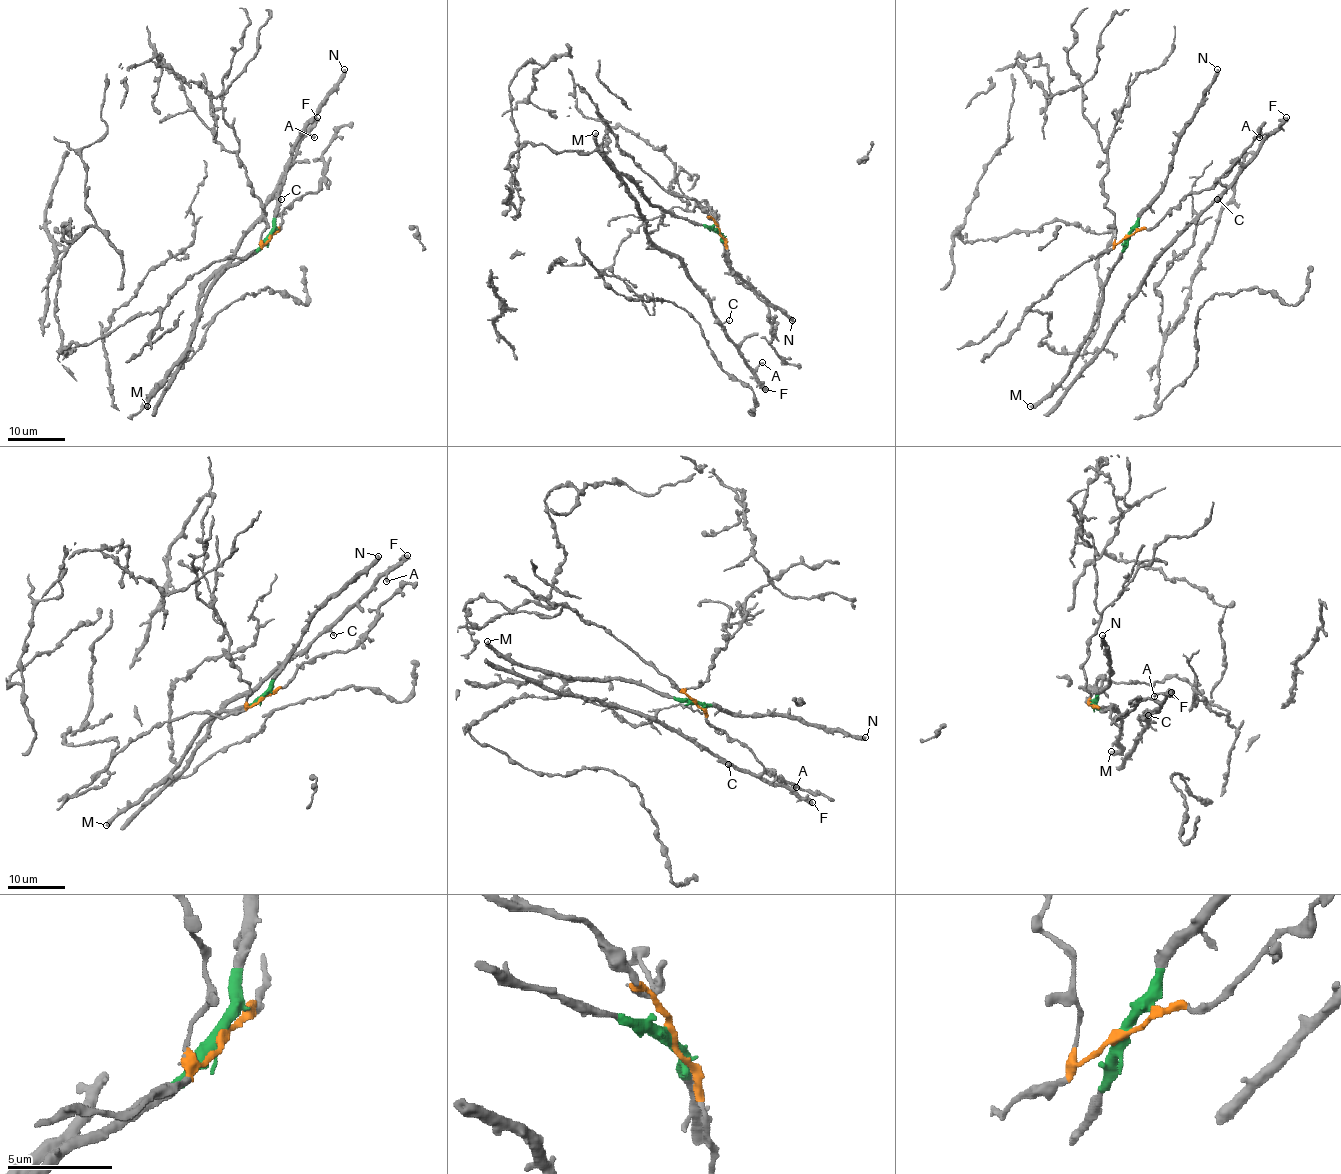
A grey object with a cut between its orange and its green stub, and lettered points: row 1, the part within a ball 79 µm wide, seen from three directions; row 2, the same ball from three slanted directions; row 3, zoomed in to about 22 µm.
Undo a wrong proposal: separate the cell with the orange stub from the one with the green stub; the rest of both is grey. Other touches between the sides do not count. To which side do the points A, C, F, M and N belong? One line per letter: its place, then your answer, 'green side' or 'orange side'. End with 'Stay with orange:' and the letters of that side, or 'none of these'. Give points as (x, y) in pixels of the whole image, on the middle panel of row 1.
A: place (762, 362); green side
C: place (729, 320); green side
F: place (765, 389); green side
M: place (595, 133); green side
N: place (792, 320); green side
Stay with orange: none of these

